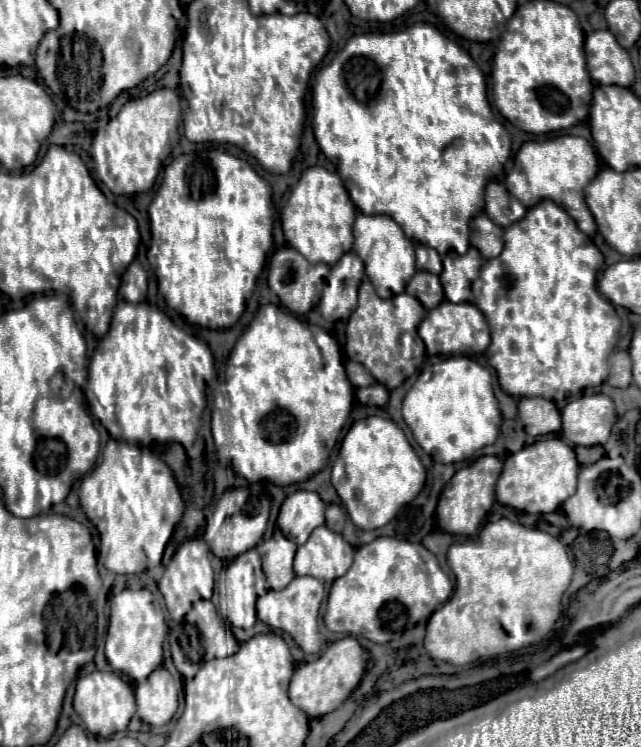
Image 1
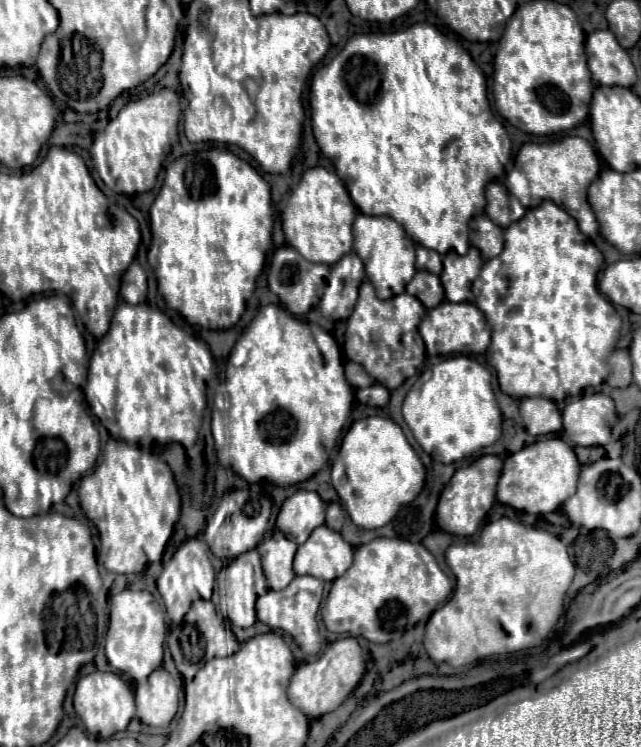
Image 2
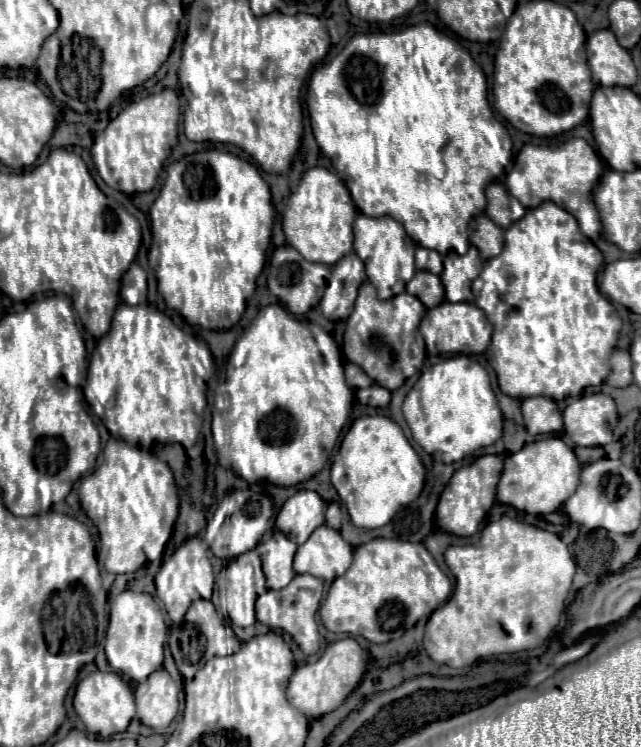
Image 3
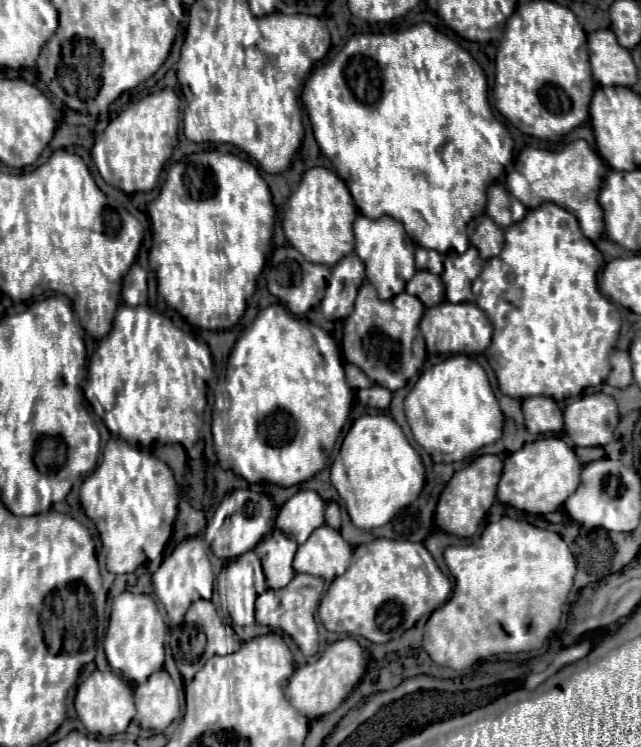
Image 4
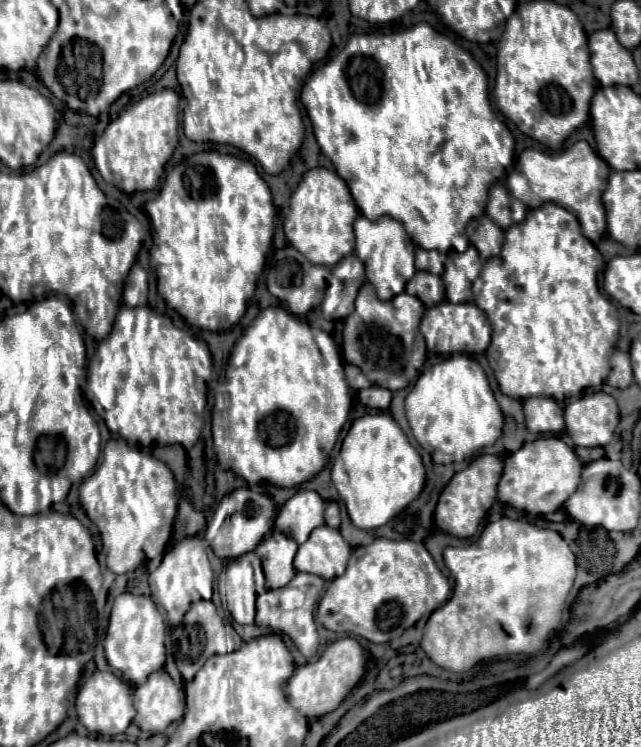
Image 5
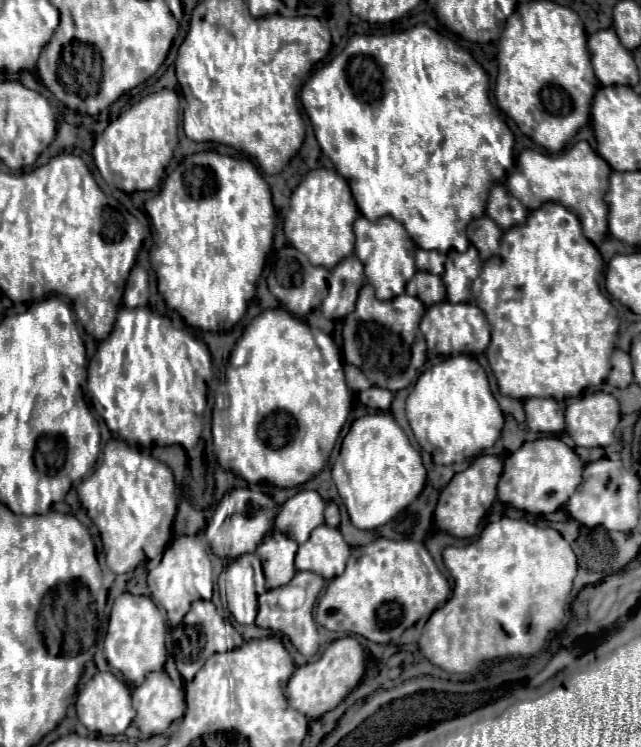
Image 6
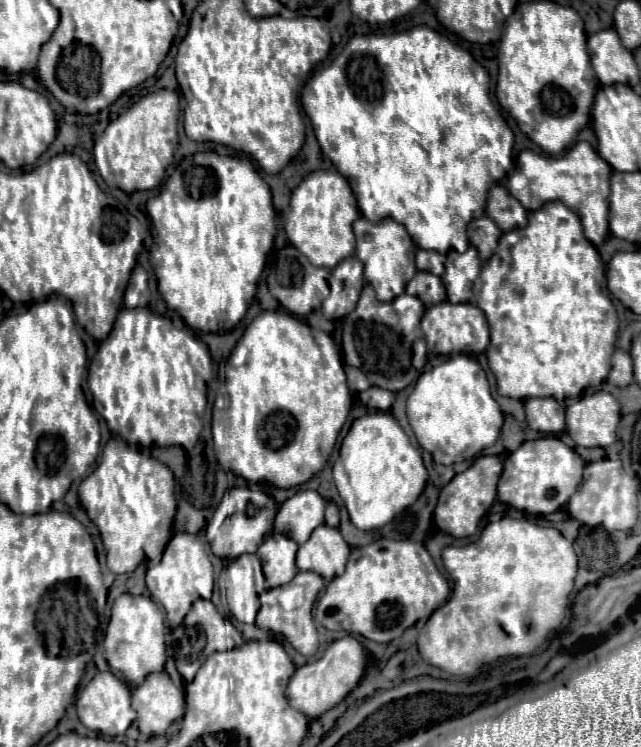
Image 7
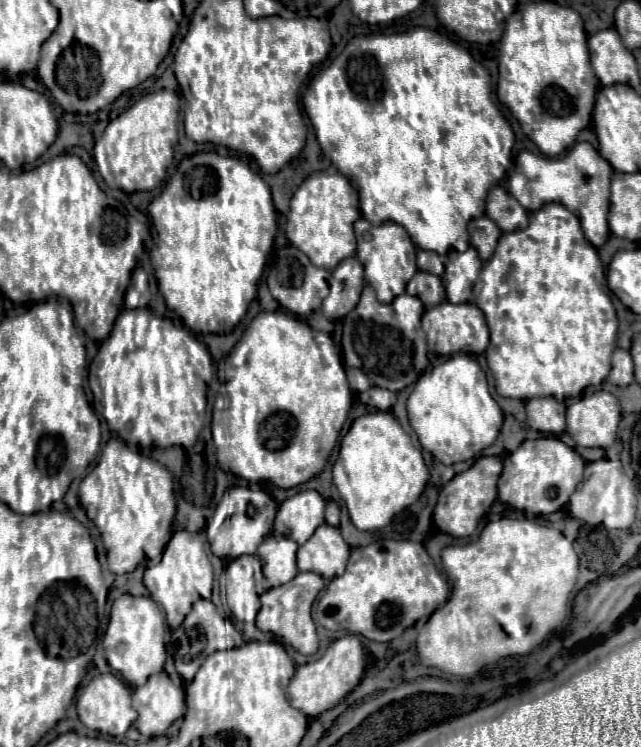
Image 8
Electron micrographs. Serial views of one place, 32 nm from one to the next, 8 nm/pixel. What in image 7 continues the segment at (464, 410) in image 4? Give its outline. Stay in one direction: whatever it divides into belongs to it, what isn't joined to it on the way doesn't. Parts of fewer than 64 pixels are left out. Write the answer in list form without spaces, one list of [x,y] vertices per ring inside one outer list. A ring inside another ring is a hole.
[[[456,354],[449,357],[446,362],[434,366],[432,370],[424,372],[412,394],[408,396],[406,402],[406,410],[408,410],[408,420],[410,426],[420,442],[420,446],[432,454],[436,464],[456,464],[456,462],[464,462],[468,458],[476,458],[480,456],[480,452],[488,446],[492,446],[500,434],[502,428],[502,410],[496,404],[496,400],[490,394],[490,386],[486,380],[486,372],[480,368],[480,364],[468,354]]]

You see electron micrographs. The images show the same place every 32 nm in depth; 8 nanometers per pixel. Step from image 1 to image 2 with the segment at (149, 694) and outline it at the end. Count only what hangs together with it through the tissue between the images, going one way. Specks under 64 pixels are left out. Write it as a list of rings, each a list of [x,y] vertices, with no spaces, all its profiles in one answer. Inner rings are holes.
[[[158,668],[156,672],[152,672],[152,676],[148,676],[148,680],[144,684],[138,684],[136,688],[136,710],[138,710],[136,716],[140,718],[140,722],[154,728],[168,726],[178,712],[178,692],[180,690],[174,678],[164,668]]]

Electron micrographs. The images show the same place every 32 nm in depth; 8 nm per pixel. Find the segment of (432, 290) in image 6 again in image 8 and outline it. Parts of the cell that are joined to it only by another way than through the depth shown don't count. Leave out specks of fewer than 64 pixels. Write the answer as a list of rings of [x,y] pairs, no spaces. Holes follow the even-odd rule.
[[[416,272],[416,276],[406,286],[406,292],[410,296],[420,298],[426,308],[432,308],[432,306],[446,300],[442,280],[438,276],[434,276],[434,274],[428,274],[428,272]]]

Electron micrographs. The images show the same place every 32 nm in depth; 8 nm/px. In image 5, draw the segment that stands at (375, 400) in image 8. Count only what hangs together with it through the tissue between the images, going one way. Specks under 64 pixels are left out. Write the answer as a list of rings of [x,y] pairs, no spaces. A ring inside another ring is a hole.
[[[370,386],[366,390],[358,392],[358,399],[360,403],[368,408],[378,408],[378,410],[386,410],[390,406],[392,400],[392,392],[388,392],[386,388],[380,386]]]

